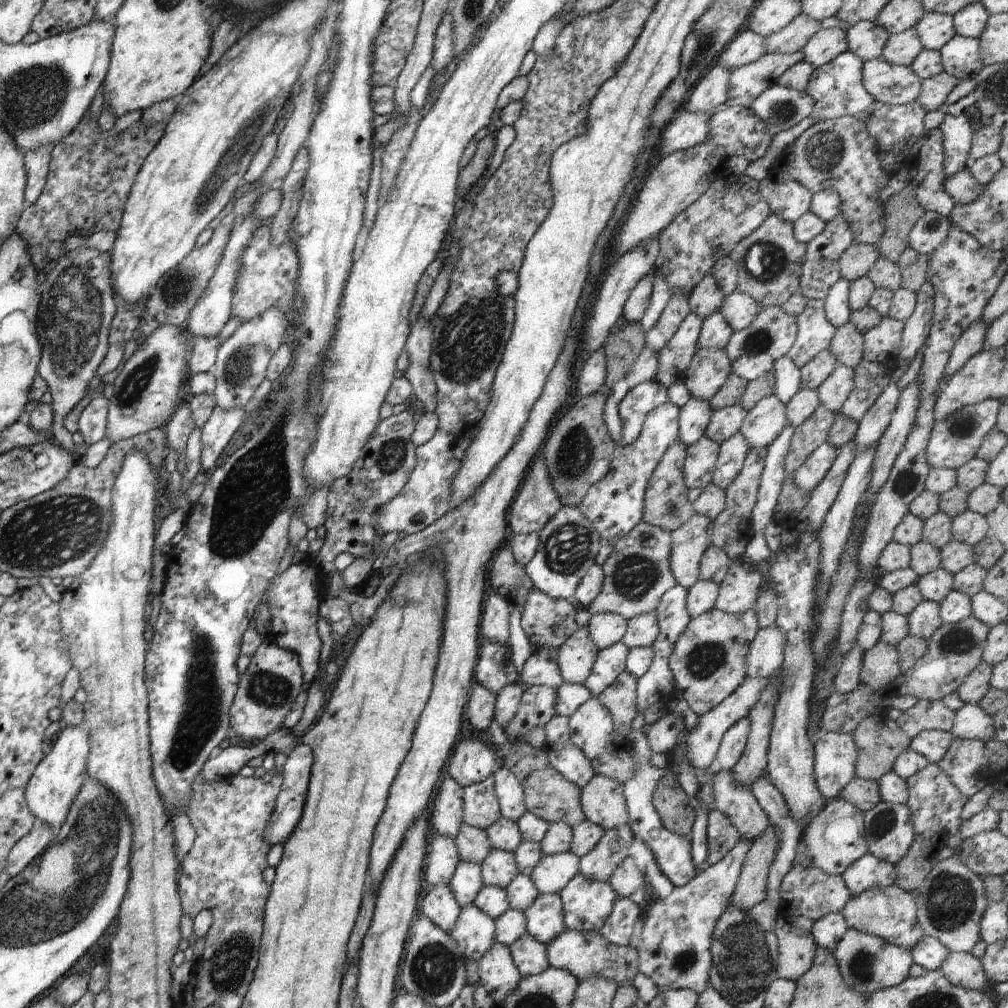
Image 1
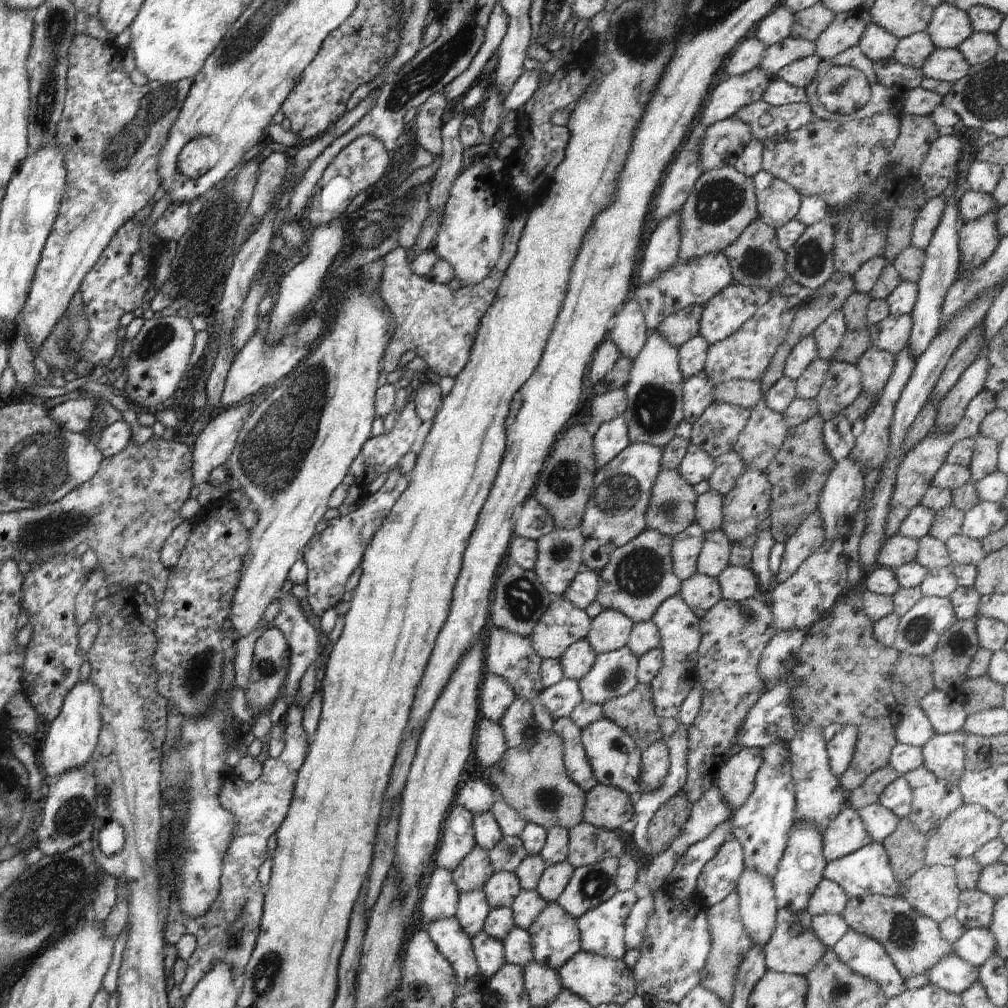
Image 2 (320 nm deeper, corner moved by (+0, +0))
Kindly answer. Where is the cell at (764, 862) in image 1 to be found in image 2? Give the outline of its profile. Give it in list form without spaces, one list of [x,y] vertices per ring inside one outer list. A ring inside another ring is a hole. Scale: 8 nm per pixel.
[[[734,889],[722,902],[706,910],[708,930],[711,936],[711,947],[704,968],[700,973],[700,982],[705,989],[713,992],[725,1005],[732,1002],[737,968],[753,947],[752,941],[742,924],[739,913],[739,894]]]

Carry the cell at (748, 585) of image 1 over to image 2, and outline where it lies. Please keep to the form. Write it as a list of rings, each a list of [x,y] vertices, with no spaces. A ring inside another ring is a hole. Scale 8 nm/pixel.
[[[729,564],[716,579],[719,581],[722,599],[741,601],[757,596],[757,578],[748,567]]]

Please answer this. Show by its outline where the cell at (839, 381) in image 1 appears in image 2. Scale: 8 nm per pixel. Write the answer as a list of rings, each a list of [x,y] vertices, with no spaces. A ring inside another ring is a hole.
[[[830,361],[823,385],[815,398],[818,414],[825,421],[832,420],[850,406],[861,391],[861,372],[857,365],[844,361]]]

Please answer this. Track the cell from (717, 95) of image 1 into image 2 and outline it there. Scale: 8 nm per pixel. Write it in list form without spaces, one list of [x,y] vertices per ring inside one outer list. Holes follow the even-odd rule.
[[[752,35],[746,36],[727,58],[724,72],[728,76],[736,76],[758,68],[761,65],[766,49],[760,39]]]

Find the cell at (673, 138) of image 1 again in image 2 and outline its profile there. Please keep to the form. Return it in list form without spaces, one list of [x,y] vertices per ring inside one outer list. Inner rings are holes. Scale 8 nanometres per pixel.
[[[763,68],[749,70],[746,74],[736,75],[722,80],[702,104],[702,110],[696,122],[713,125],[715,122],[734,117],[746,105],[761,100],[770,83],[778,79]]]

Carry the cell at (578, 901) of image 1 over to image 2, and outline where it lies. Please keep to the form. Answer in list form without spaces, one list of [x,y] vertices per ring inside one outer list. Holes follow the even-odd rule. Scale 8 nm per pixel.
[[[617,891],[611,899],[604,901],[599,907],[585,912],[577,918],[580,933],[581,950],[603,957],[620,960],[627,953],[625,945],[625,920],[632,906],[638,900],[634,891]]]

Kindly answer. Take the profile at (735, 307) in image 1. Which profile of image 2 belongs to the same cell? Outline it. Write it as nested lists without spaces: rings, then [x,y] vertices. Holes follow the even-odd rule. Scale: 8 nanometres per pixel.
[[[726,286],[702,306],[699,334],[709,345],[732,336],[771,296],[765,288]]]

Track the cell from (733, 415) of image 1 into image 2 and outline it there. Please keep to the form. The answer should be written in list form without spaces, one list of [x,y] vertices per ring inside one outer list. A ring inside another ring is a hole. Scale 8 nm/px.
[[[714,401],[692,425],[692,434],[691,438],[689,438],[692,447],[704,450],[711,457],[717,457],[732,451],[738,436],[746,426],[749,416],[750,411],[747,408]]]

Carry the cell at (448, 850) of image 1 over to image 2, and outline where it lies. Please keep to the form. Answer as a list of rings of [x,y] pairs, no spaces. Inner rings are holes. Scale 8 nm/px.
[[[437,867],[424,888],[420,904],[424,925],[438,919],[454,917],[458,908],[459,892],[448,869]]]

